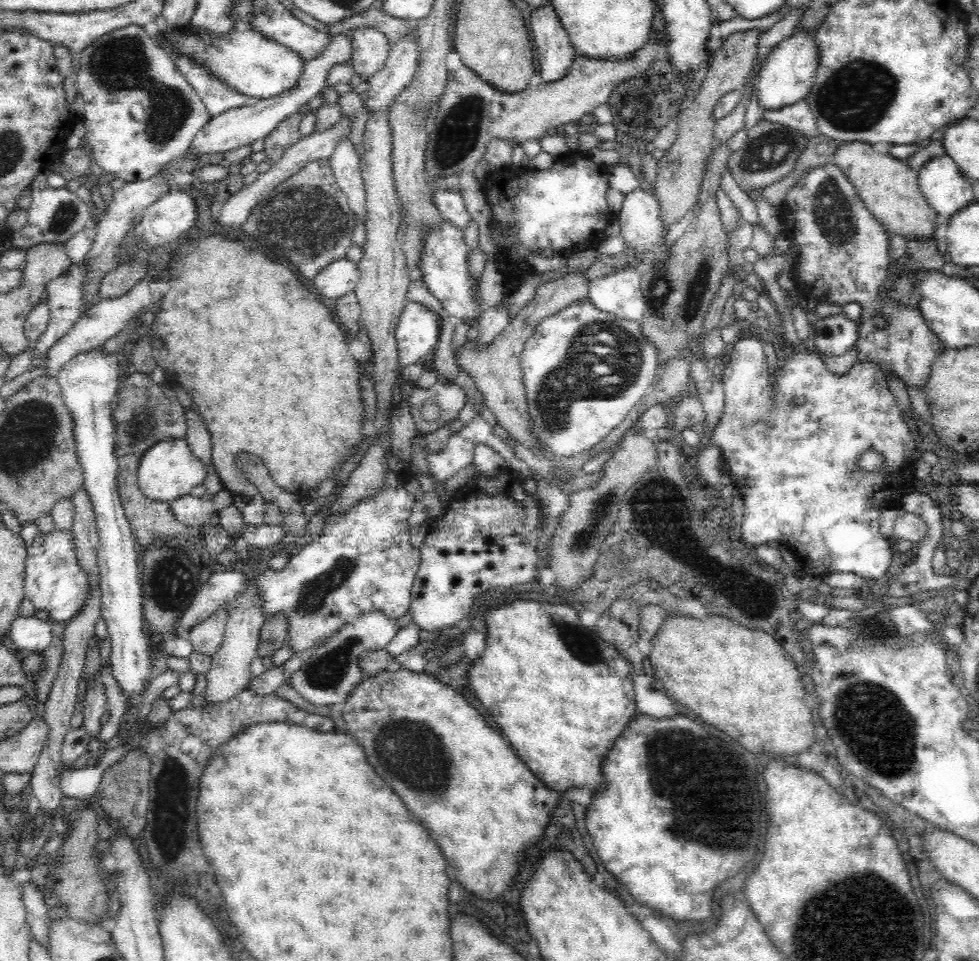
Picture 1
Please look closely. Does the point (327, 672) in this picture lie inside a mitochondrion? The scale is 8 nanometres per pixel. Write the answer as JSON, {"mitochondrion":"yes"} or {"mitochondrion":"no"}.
{"mitochondrion":"yes"}

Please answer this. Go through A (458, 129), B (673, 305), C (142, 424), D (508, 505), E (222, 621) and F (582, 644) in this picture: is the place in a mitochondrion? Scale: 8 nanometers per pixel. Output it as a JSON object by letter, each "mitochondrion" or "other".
{"A":"mitochondrion","B":"mitochondrion","C":"mitochondrion","D":"other","E":"other","F":"mitochondrion"}

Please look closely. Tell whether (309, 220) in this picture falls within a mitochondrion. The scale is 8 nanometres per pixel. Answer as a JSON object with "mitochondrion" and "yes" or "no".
{"mitochondrion":"yes"}

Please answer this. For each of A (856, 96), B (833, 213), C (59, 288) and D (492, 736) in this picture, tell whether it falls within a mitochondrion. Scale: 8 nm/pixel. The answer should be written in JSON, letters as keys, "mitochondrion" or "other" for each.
{"A":"mitochondrion","B":"mitochondrion","C":"other","D":"other"}

